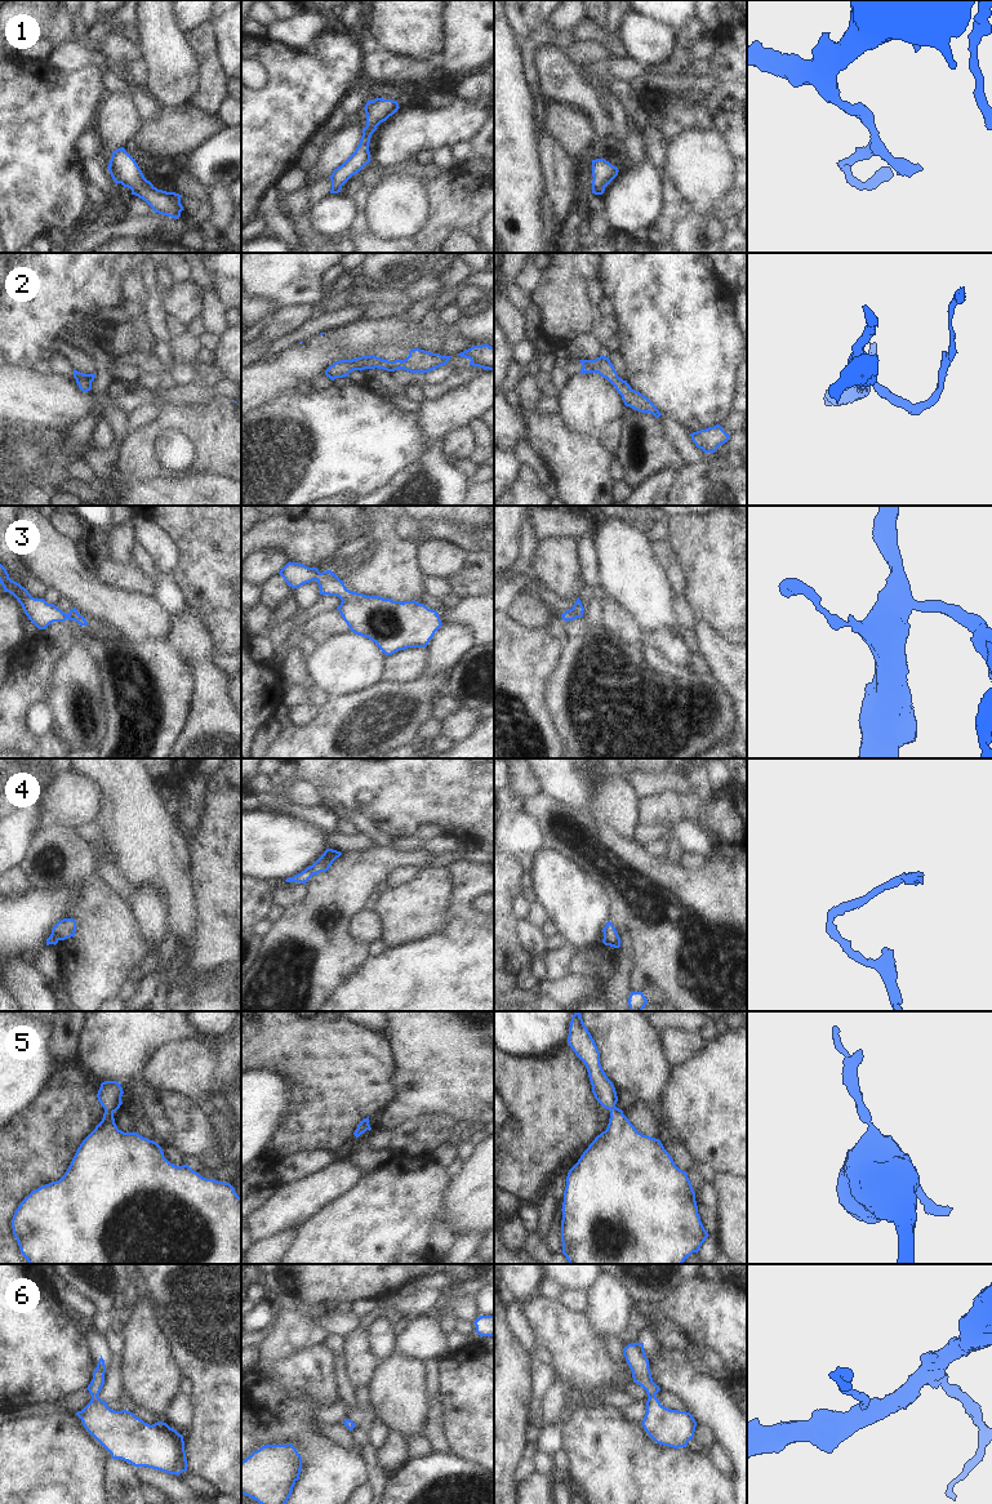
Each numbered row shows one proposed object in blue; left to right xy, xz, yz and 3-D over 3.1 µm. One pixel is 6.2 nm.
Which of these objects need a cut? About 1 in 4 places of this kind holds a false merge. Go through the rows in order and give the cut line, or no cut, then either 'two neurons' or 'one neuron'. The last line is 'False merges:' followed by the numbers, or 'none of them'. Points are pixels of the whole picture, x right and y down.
1: no cut | one neuron
2: no cut | one neuron
3: no cut | one neuron
4: no cut | one neuron
5: no cut | one neuron
6: no cut | one neuron
False merges: none of them

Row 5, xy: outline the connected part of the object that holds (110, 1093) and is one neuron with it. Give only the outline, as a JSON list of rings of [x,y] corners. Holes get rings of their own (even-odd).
[[[104,1081],[101,1083],[97,1098],[104,1108],[102,1121],[83,1140],[71,1165],[58,1182],[41,1185],[32,1191],[19,1203],[12,1219],[13,1234],[23,1258],[30,1264],[241,1264],[241,1198],[230,1183],[203,1178],[190,1165],[175,1166],[165,1157],[161,1147],[137,1133],[124,1133],[117,1129],[114,1113],[123,1104],[124,1094],[121,1083]]]

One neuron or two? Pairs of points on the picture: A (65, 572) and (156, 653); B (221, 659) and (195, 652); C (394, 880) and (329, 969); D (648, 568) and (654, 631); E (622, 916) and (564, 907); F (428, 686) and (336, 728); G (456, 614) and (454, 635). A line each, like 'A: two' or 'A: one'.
A: two
B: two
C: two
D: one
E: two
F: one
G: two

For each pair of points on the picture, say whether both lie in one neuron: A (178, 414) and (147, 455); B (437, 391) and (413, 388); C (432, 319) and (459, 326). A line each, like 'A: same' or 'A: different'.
A: same
B: different
C: different

